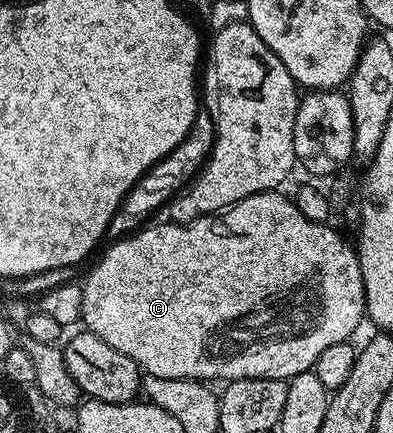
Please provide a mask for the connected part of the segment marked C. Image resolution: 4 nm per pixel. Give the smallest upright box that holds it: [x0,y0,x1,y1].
[80,190,335,382]

